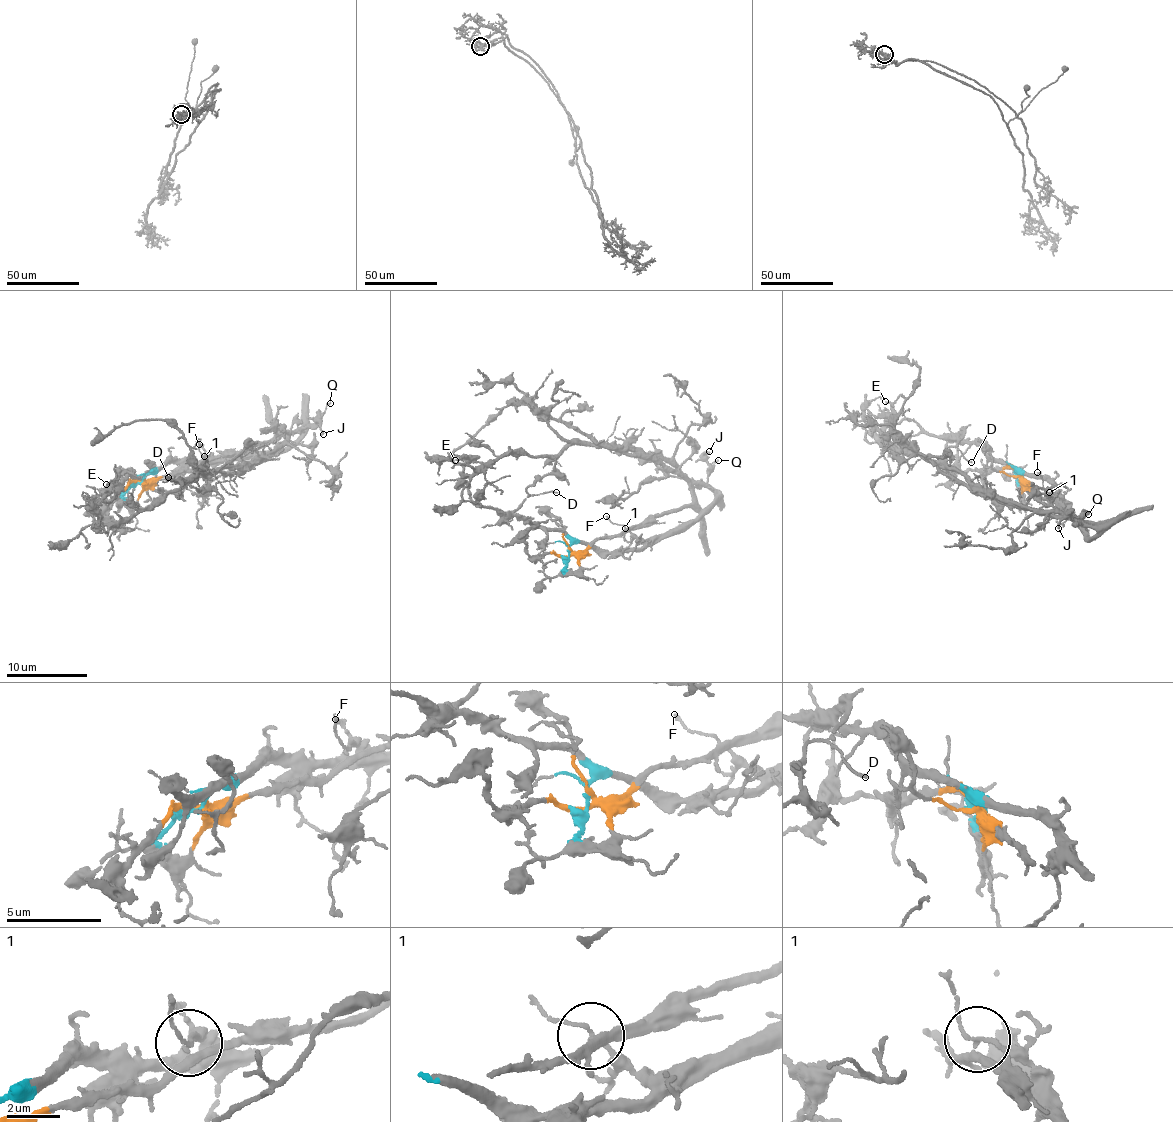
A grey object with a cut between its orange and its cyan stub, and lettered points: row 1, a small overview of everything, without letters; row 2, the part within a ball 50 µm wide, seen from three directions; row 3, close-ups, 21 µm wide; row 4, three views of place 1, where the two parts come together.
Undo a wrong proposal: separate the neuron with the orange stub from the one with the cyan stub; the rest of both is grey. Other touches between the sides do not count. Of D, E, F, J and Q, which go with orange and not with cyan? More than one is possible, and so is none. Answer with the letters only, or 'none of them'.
none of them

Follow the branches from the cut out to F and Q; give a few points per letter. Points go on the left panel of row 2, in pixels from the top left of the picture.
F: (139, 482), (147, 473), (172, 460), (204, 459), (209, 456), (203, 455), (199, 444)
Q: (139, 482), (147, 473), (172, 460), (195, 462), (272, 452), (289, 446), (305, 428), (318, 420), (330, 402)

